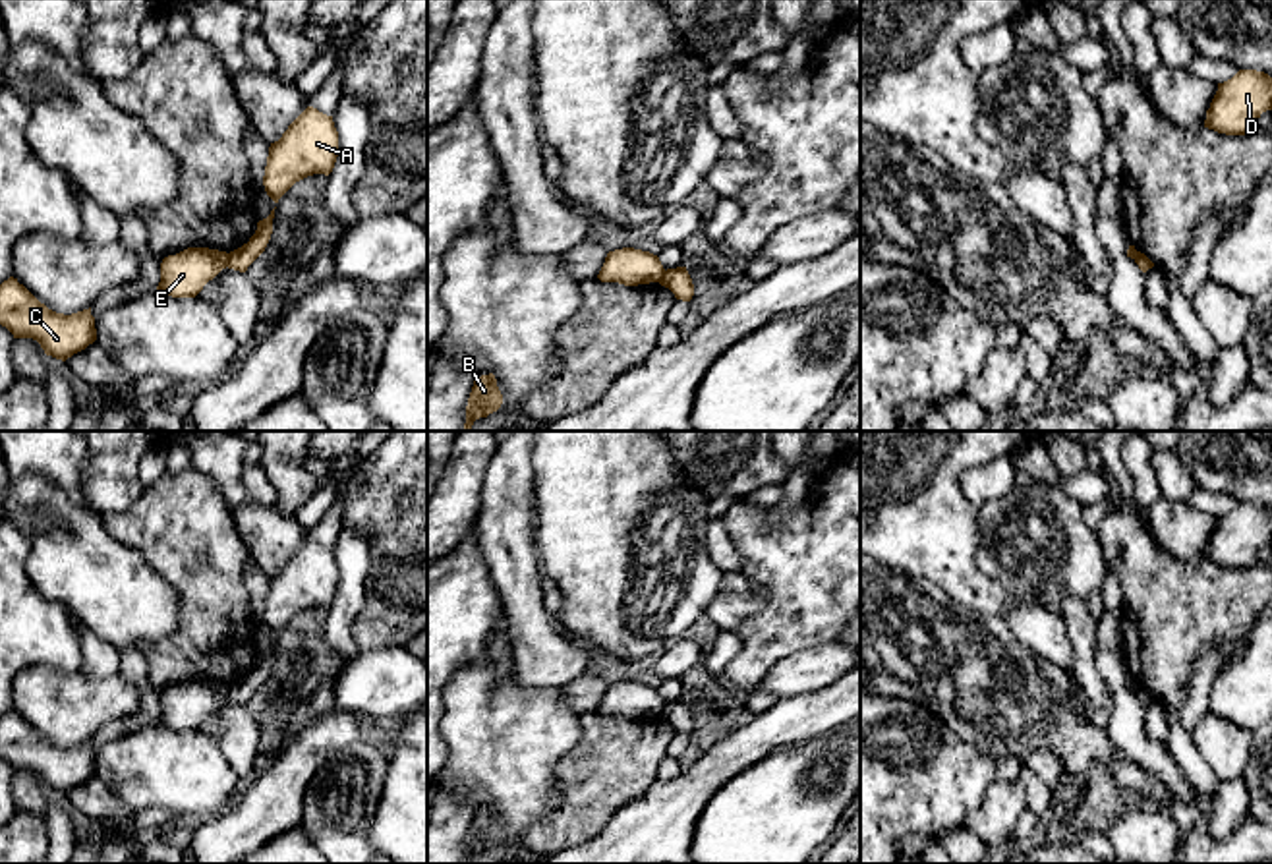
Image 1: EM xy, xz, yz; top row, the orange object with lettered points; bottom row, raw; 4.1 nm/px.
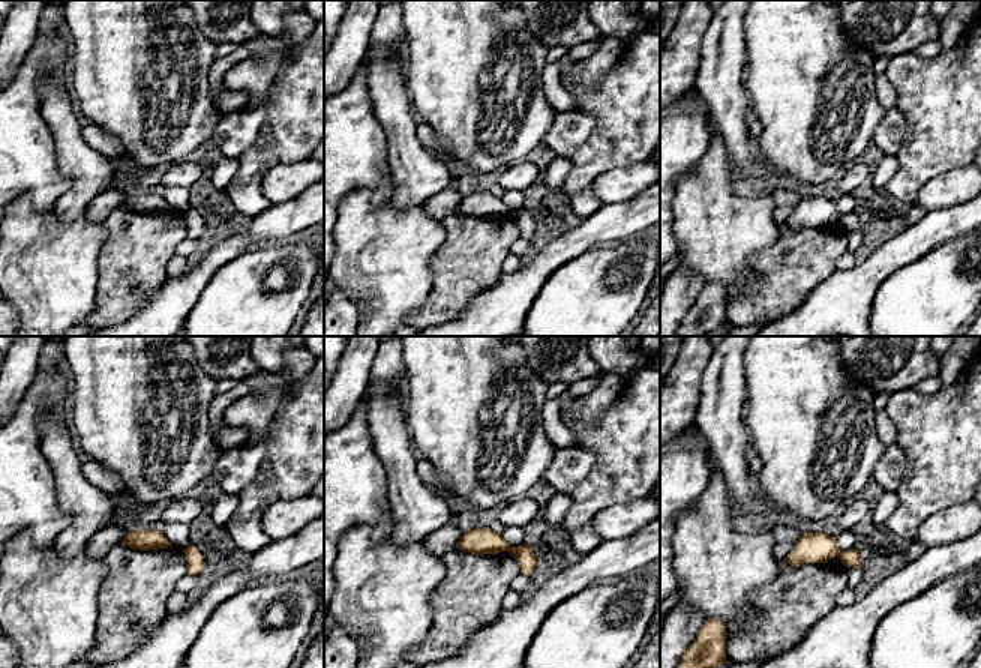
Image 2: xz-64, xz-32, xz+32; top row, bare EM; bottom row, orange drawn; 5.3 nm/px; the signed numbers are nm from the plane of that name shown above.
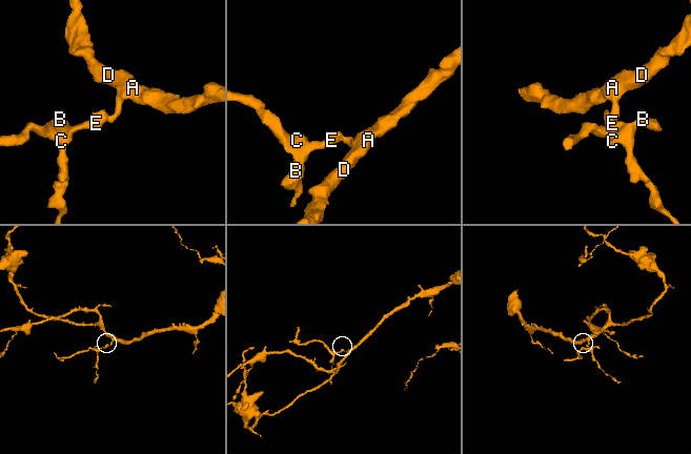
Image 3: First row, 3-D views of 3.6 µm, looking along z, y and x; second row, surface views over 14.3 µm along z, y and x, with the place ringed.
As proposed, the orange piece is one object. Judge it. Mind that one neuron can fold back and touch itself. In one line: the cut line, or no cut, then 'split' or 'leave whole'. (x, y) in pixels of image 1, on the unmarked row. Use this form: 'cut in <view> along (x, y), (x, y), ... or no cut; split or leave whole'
cut in xy along (229, 687), (225, 698); split

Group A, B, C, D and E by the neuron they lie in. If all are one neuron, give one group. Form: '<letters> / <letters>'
A D / B C E

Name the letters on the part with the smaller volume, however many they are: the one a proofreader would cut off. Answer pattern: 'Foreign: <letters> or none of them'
Foreign: B, C, E

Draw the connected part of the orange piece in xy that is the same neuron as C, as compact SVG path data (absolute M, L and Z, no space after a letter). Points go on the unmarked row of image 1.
M17 711L0 717L0 758L14 771L33 771L46 789L66 794L97 773L91 740L64 748L41 736Z

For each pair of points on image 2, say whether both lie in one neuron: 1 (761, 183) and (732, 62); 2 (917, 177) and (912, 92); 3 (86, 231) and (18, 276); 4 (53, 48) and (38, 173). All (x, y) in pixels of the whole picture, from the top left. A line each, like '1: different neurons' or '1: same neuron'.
1: same neuron
2: same neuron
3: same neuron
4: same neuron

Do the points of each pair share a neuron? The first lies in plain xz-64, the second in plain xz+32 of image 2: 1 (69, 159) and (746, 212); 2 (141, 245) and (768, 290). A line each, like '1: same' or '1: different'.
1: different
2: same

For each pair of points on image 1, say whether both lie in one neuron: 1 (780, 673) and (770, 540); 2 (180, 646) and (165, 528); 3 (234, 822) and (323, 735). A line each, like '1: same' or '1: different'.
1: different
2: same
3: same

